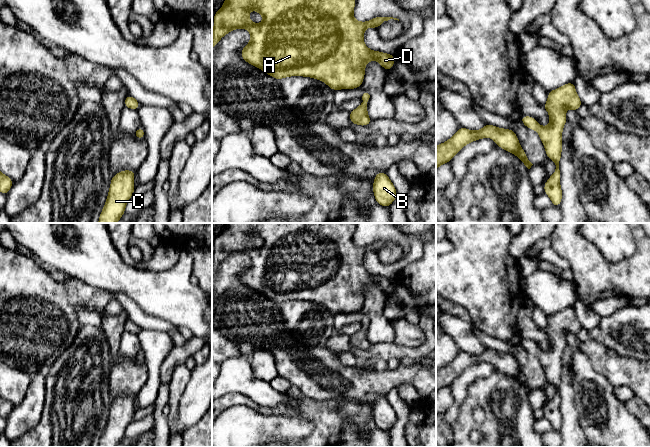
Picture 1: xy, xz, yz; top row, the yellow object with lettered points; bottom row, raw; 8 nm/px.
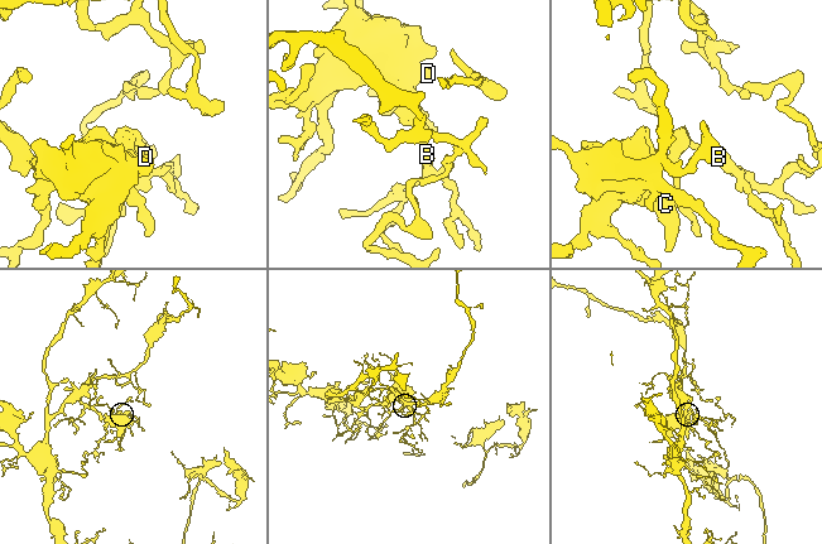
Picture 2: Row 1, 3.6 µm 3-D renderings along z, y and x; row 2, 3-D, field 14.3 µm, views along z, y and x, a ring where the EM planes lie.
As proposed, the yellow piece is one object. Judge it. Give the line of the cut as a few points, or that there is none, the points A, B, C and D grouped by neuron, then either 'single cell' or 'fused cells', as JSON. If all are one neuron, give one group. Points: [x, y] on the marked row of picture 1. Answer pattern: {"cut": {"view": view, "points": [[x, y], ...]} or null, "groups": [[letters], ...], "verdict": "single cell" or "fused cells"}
{"cut": null, "groups": [["A", "B", "C", "D"]], "verdict": "single cell"}

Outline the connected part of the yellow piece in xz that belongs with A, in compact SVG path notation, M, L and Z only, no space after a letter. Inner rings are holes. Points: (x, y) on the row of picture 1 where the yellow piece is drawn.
M225 0L222 8L216 11L213 21L214 21L214 30L212 32L212 48L214 48L219 40L234 29L244 28L250 32L251 40L250 42L241 50L240 54L241 57L249 64L256 66L257 68L263 70L265 73L269 74L273 78L277 80L281 80L284 77L290 76L304 76L304 77L311 77L314 79L318 79L326 83L333 92L339 89L356 89L360 87L363 83L363 79L365 76L365 65L367 62L375 59L378 63L382 65L382 67L389 71L394 66L394 55L393 54L386 54L379 51L372 51L367 48L364 44L363 35L364 31L368 27L373 27L377 29L381 24L385 21L390 19L398 20L397 18L393 17L382 17L378 16L366 22L359 22L356 21L353 17L353 11L355 7L355 0ZM253 9L256 12L259 12L263 17L264 20L260 24L254 24L250 18L248 17L249 11Z

